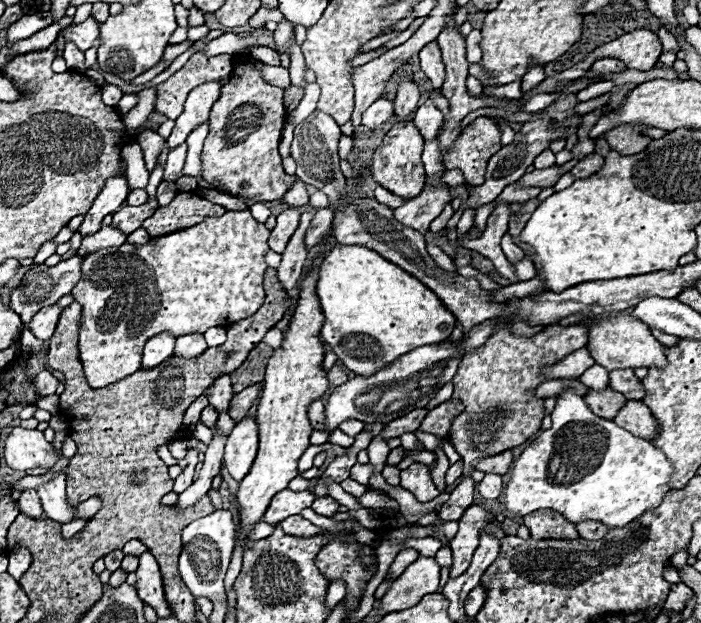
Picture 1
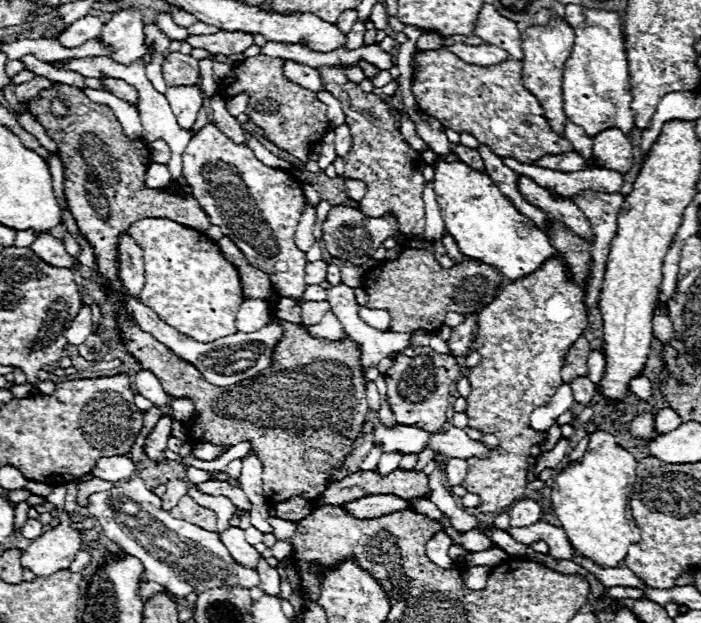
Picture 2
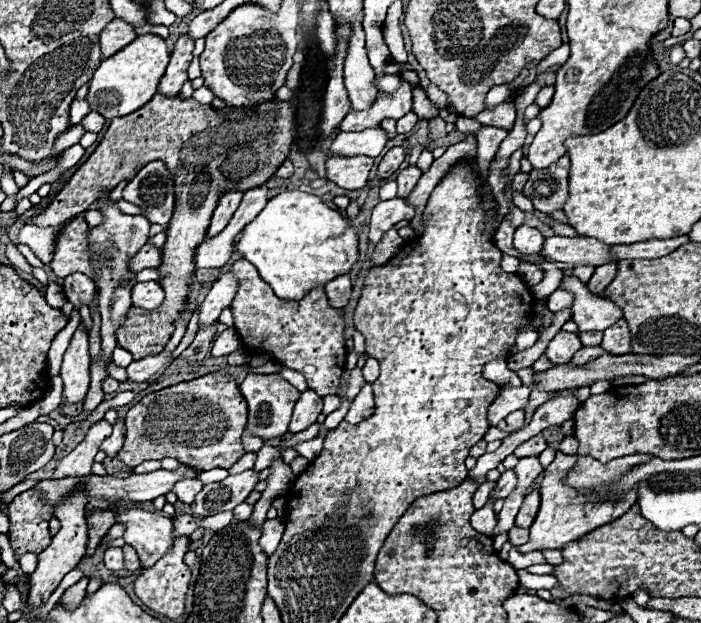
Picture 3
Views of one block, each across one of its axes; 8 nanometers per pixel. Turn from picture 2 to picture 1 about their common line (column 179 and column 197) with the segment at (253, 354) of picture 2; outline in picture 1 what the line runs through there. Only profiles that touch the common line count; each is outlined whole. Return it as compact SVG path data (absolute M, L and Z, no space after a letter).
M200 332L196 334L184 334L176 338L176 348L174 356L184 356L184 358L196 358L200 352L204 352L208 346L204 342L204 336Z

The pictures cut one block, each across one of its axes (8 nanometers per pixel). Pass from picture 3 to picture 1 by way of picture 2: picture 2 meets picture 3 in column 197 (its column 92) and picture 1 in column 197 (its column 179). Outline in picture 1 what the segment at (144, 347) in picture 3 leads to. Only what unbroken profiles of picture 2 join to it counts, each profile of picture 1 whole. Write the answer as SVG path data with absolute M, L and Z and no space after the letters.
M178 192L168 206L158 208L142 226L152 238L158 238L198 224L208 216L222 216L224 212L224 206L212 204L194 192Z

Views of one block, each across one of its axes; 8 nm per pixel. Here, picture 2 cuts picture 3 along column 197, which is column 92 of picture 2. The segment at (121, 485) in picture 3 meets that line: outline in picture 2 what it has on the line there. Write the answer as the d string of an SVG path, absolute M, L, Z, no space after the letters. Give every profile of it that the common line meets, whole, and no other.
M112 456L102 458L94 466L94 472L90 472L94 478L108 480L108 482L122 482L128 480L136 472L136 464L126 456Z

